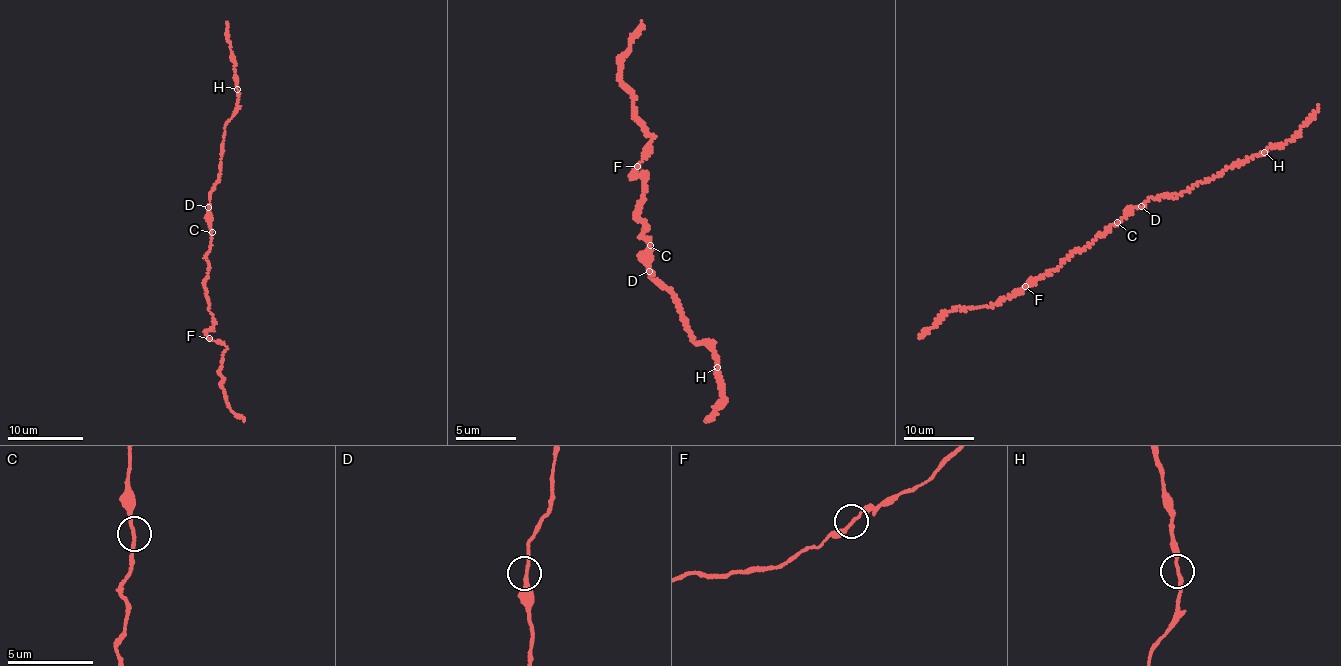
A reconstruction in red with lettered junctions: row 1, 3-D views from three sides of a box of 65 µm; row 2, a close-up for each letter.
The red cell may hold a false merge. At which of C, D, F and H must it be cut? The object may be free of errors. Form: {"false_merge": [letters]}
{"false_merge": []}

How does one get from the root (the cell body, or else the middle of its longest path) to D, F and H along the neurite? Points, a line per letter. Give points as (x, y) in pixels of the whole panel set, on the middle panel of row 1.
D: (648, 247), (643, 260), (649, 271)
F: (648, 247), (650, 242), (644, 236), (648, 228), (638, 216), (644, 198), (645, 179), (633, 173), (636, 167)
H: (648, 247), (643, 260), (650, 275), (672, 294), (679, 312), (686, 318), (689, 336), (713, 352), (717, 367)

